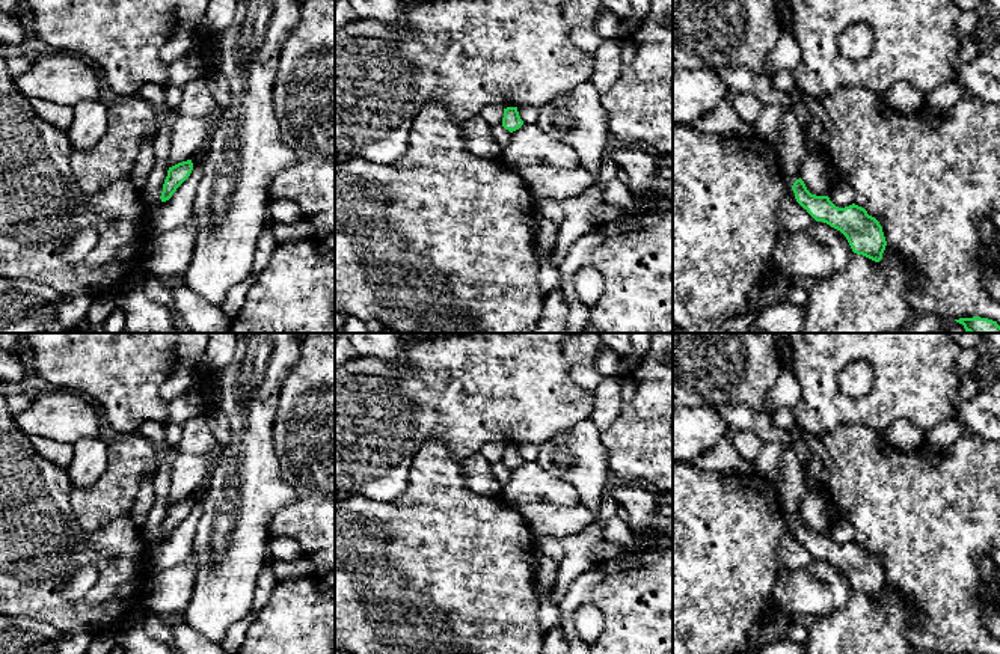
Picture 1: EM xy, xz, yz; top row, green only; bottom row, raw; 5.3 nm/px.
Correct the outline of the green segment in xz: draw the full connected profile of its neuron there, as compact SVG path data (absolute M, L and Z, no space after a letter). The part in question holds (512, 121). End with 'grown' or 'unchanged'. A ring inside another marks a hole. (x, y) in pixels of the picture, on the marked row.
M517 107L504 108L502 127L510 133L519 130L523 125L523 121L519 116Z; unchanged

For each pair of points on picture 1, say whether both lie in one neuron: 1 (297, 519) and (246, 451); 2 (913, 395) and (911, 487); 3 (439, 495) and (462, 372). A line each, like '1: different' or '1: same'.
1: different
2: different
3: different

